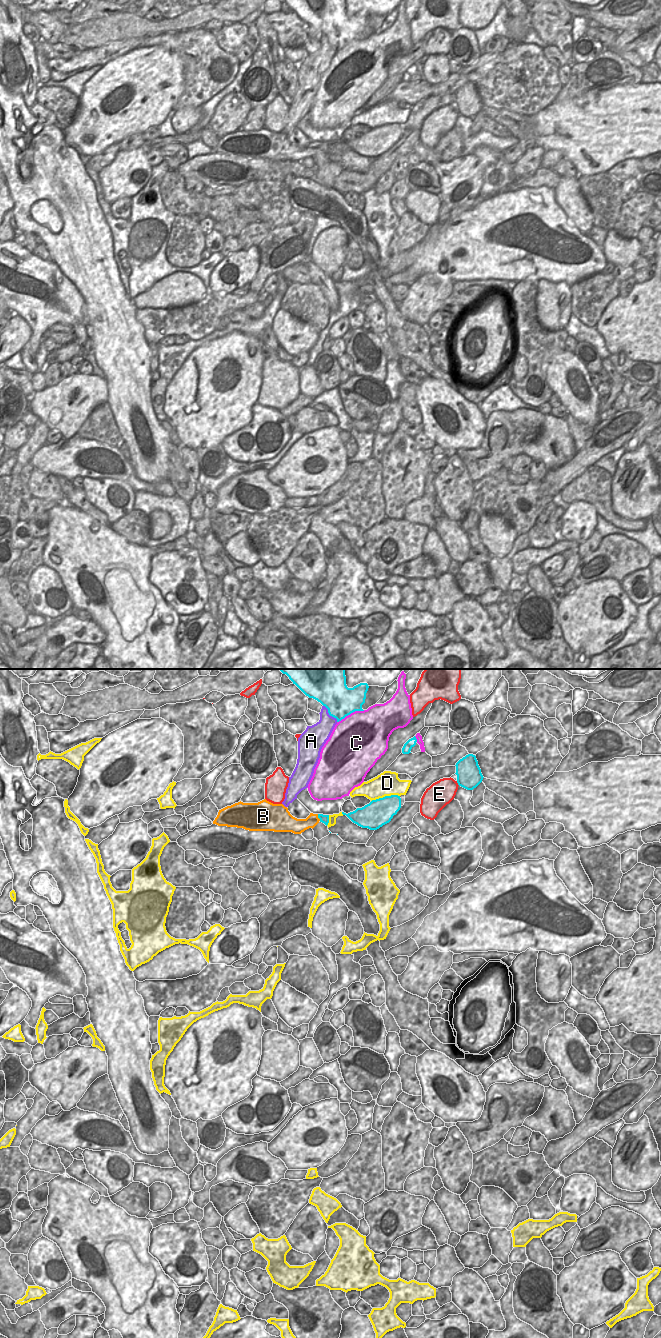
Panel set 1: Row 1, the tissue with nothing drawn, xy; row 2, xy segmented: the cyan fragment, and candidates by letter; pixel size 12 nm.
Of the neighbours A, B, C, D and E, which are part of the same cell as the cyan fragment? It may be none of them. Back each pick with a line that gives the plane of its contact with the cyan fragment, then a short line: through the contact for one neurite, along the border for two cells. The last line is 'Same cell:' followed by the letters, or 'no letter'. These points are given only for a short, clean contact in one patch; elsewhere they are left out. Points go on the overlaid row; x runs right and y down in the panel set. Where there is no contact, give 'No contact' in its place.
Same cell: no letter

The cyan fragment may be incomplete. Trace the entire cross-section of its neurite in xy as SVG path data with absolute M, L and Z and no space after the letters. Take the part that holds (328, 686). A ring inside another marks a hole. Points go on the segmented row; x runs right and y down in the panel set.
M279 669L286 674L306 696L320 702L328 709L330 716L337 722L344 719L355 711L364 711L362 705L365 703L368 691L367 683L360 683L353 688L346 685L345 669Z

